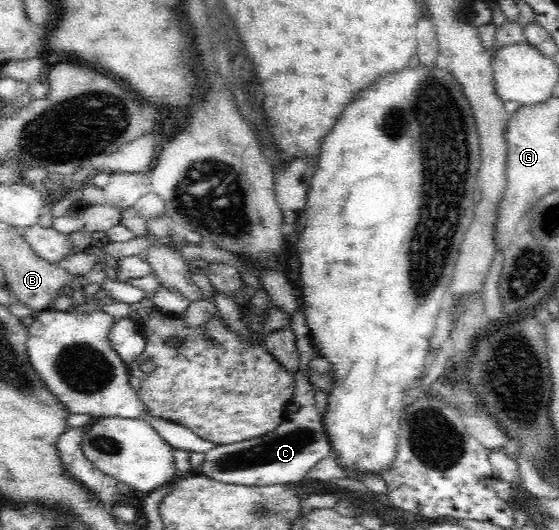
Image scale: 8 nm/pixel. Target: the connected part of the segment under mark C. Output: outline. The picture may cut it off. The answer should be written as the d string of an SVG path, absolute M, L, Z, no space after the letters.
M298 370L294 375L295 394L292 402L298 405L295 414L285 414L284 421L272 433L227 445L216 445L205 453L200 475L226 484L242 486L275 486L275 484L295 484L303 480L306 472L312 470L322 458L332 455L322 420L315 407L315 388L308 379L306 370Z

